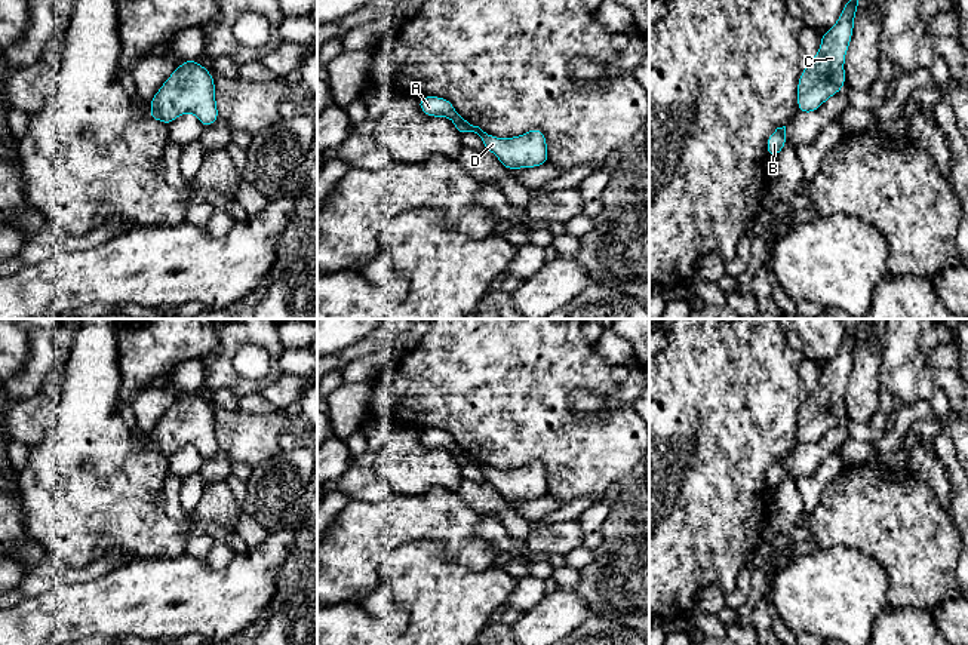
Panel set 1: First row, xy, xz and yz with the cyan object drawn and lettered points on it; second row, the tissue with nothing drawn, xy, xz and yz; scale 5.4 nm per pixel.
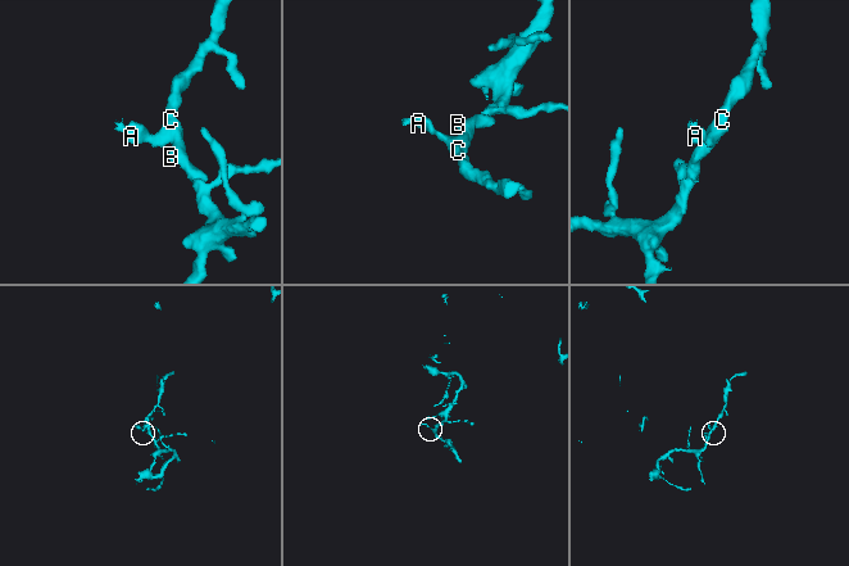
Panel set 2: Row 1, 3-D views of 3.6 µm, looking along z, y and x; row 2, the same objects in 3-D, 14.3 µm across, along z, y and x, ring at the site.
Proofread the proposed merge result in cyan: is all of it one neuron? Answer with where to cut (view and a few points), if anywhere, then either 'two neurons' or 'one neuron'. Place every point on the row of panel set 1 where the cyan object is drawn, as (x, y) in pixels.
cut none; one neuron

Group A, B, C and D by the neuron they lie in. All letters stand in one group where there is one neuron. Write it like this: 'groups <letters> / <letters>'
groups A B C D

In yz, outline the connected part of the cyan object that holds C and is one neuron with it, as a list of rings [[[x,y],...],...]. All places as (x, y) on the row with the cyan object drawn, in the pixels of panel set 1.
[[[846,0],[838,22],[821,36],[818,53],[798,80],[798,110],[815,113],[823,102],[845,87],[845,56],[854,31],[860,0]]]

